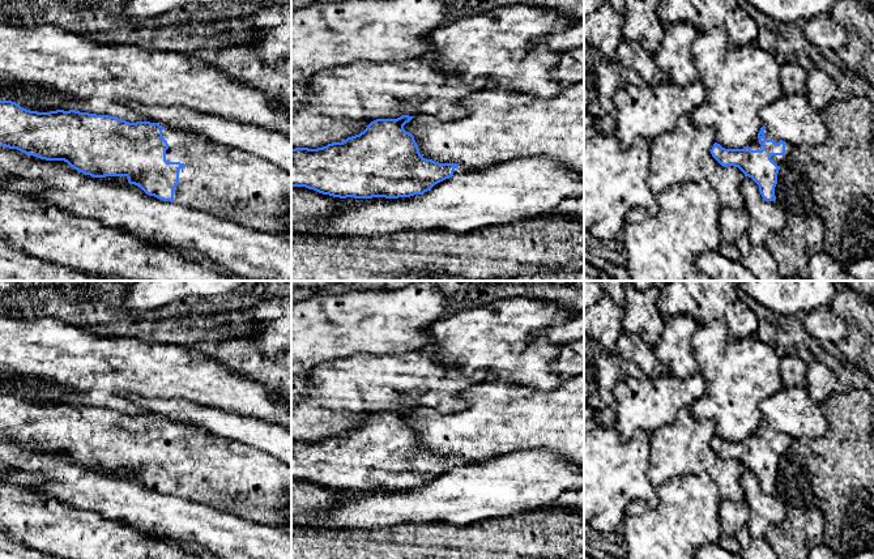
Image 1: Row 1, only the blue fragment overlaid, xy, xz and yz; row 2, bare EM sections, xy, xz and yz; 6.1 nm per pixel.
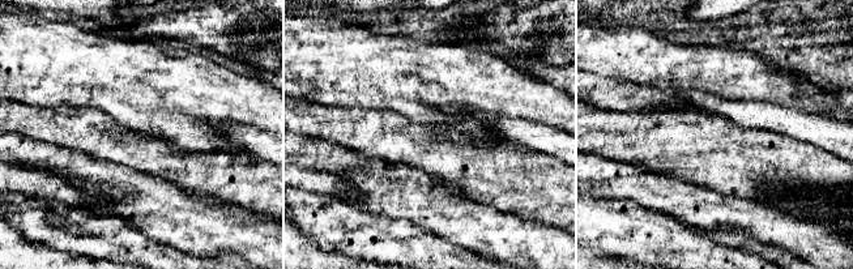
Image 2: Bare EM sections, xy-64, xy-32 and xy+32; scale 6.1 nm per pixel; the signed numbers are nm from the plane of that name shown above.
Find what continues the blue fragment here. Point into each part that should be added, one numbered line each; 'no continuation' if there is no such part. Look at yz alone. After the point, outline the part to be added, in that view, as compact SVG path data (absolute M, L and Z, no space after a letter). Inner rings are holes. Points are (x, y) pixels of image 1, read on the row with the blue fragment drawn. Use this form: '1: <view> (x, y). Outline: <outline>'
1: yz (777, 159). Outline: M785 144L785 154L784 155L772 155L771 159L777 165L780 166L784 159L790 154L793 146L790 144Z

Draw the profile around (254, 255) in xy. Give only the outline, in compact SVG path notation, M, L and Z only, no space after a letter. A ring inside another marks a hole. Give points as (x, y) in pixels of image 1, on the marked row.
M0 146L0 176L42 184L34 193L18 193L48 201L80 217L94 218L110 227L124 229L170 249L197 252L247 281L291 281L291 242L278 234L259 231L212 213L146 195L140 187L85 175L64 161L46 161L17 149Z

